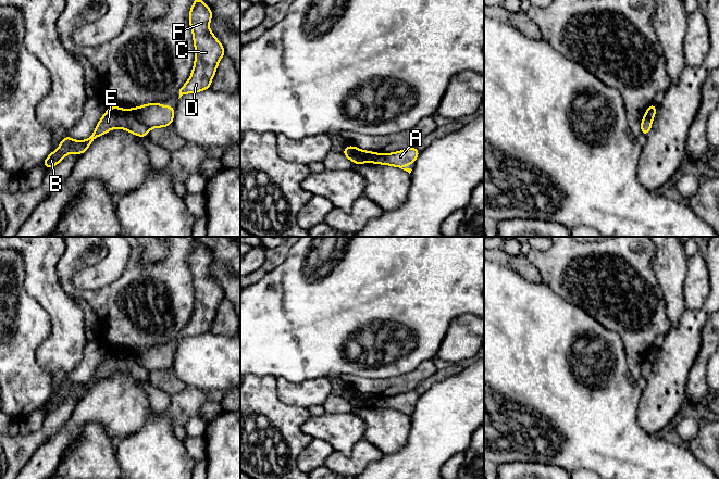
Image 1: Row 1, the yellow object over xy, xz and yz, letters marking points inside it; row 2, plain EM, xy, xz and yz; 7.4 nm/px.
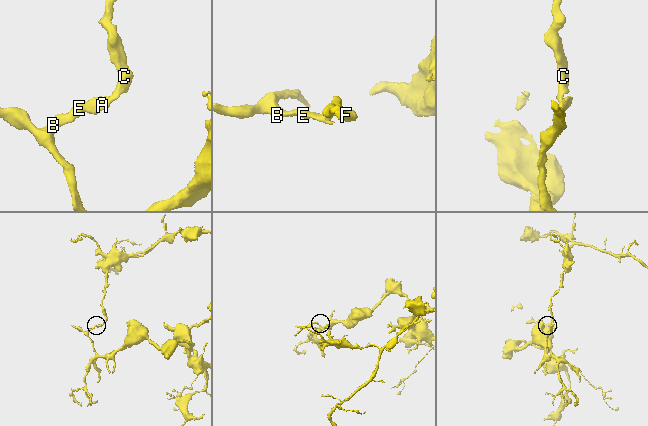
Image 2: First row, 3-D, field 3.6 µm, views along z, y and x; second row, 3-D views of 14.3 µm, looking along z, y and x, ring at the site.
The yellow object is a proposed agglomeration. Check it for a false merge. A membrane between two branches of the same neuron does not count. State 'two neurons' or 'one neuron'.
two neurons

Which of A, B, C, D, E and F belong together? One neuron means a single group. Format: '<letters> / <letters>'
A C D F / B E

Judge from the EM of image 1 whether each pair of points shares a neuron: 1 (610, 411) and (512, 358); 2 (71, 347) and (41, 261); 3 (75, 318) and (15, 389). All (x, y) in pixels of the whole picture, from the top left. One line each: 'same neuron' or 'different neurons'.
1: same neuron
2: same neuron
3: different neurons

